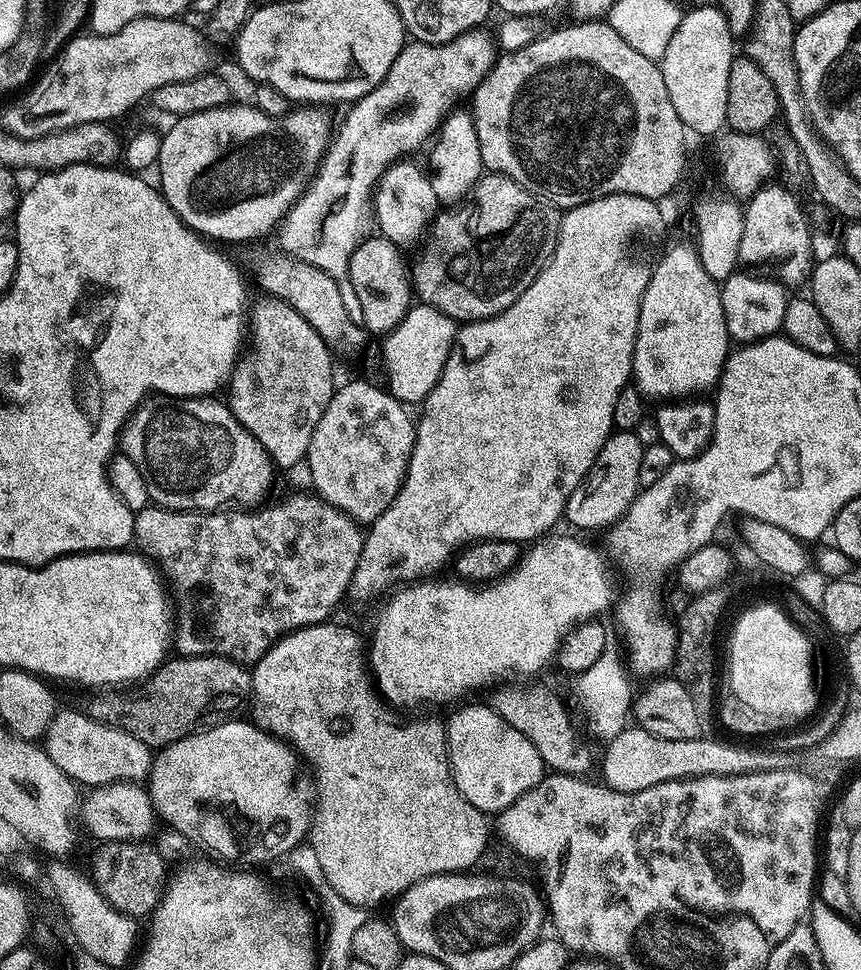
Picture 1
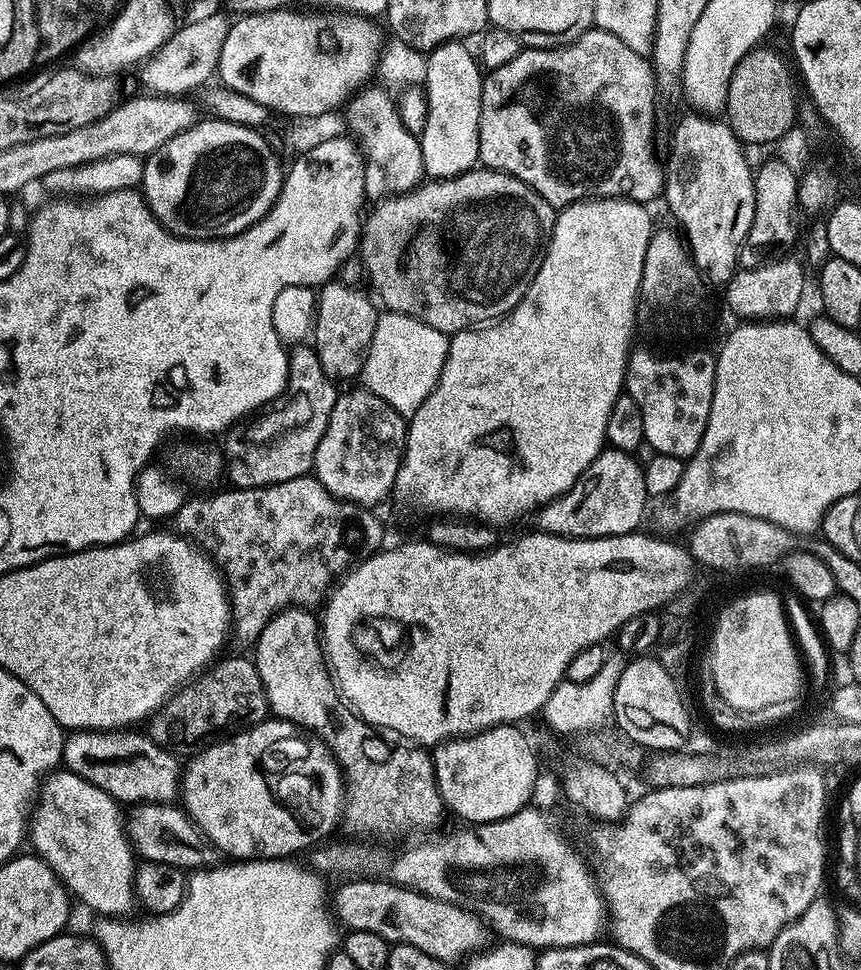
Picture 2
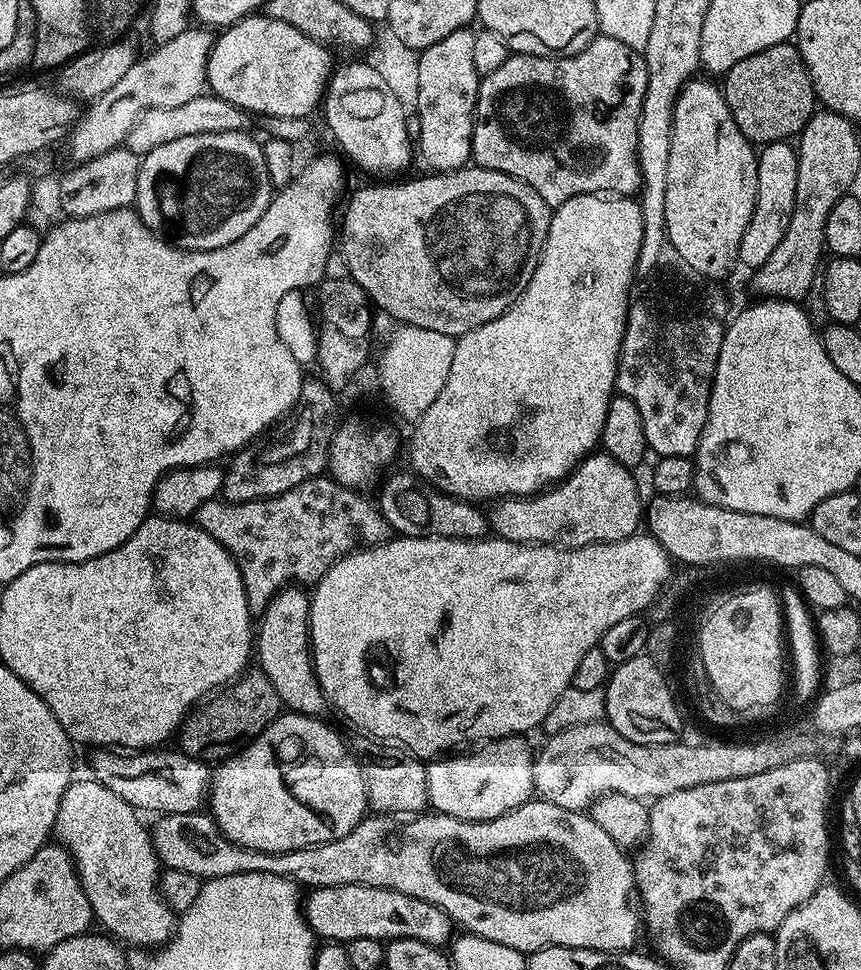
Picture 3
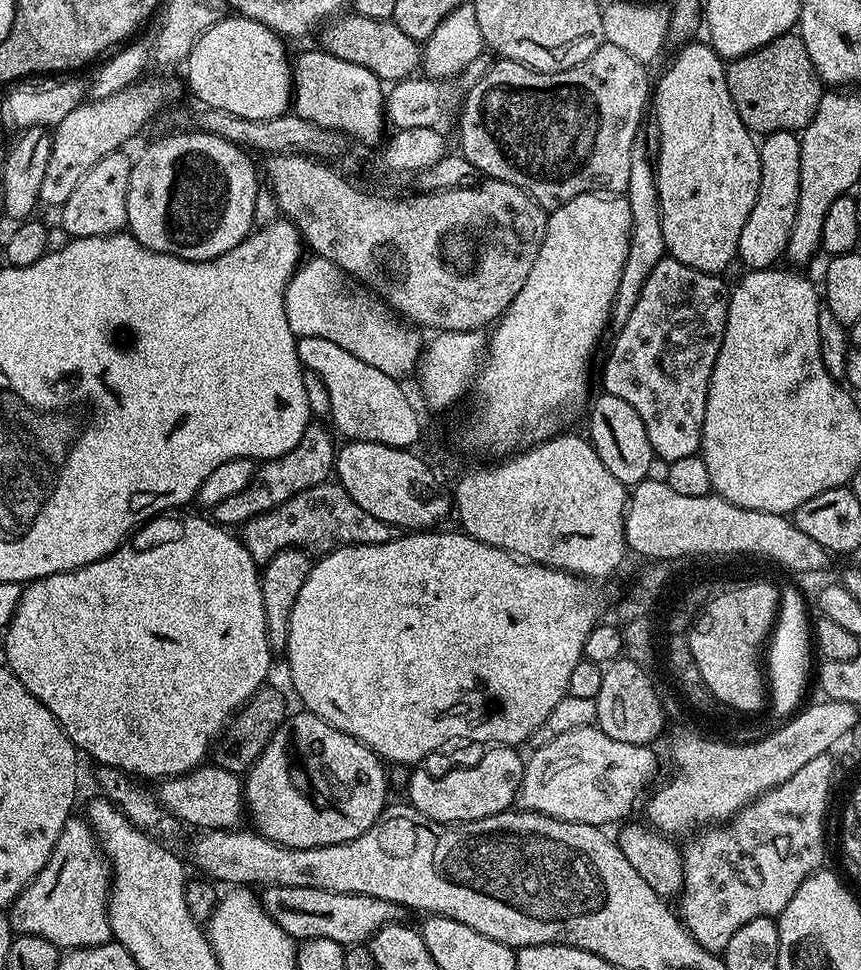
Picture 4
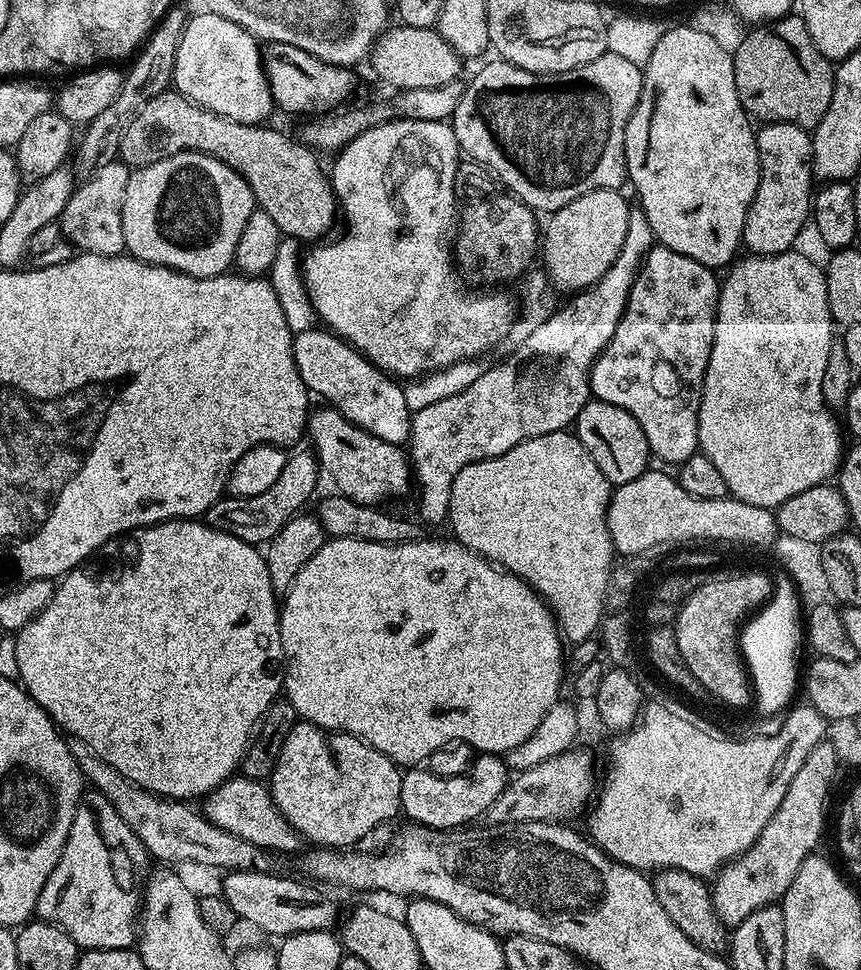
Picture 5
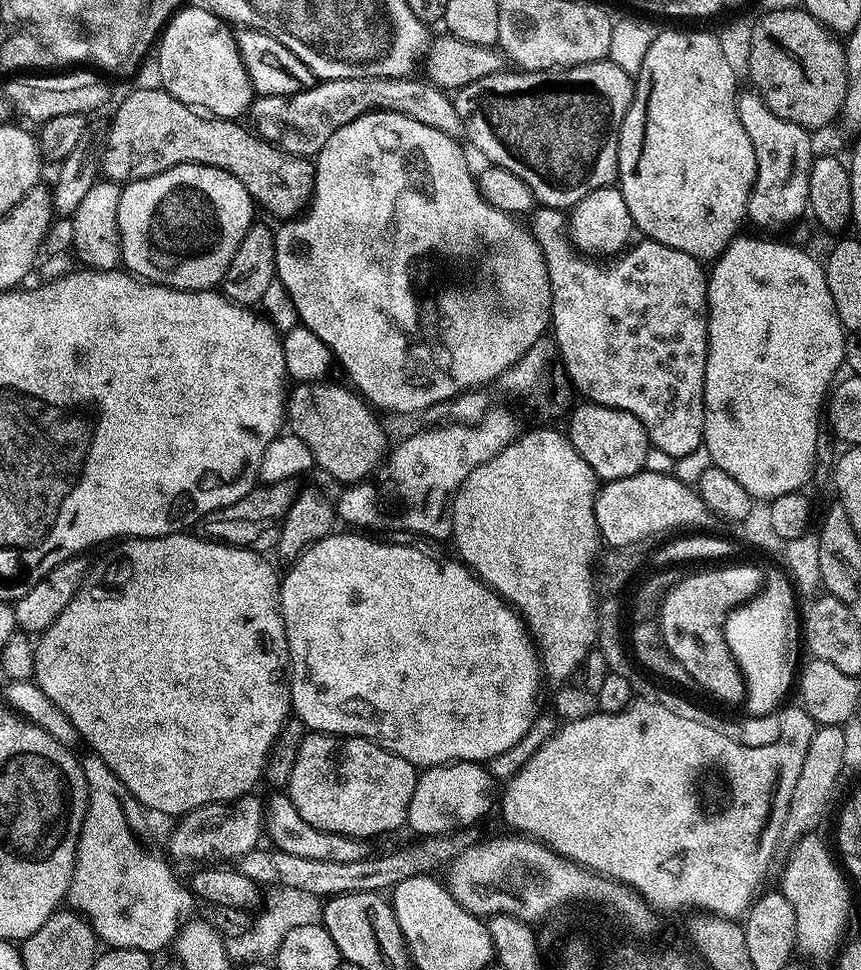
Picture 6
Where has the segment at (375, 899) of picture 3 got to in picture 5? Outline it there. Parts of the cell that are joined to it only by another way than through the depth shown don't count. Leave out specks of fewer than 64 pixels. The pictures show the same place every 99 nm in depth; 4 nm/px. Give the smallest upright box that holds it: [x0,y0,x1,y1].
[223,871,337,938]

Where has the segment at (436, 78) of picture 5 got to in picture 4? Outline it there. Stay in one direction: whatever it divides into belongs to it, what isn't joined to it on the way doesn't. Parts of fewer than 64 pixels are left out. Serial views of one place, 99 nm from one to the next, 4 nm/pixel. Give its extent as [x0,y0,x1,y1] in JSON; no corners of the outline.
[318,14,422,82]

